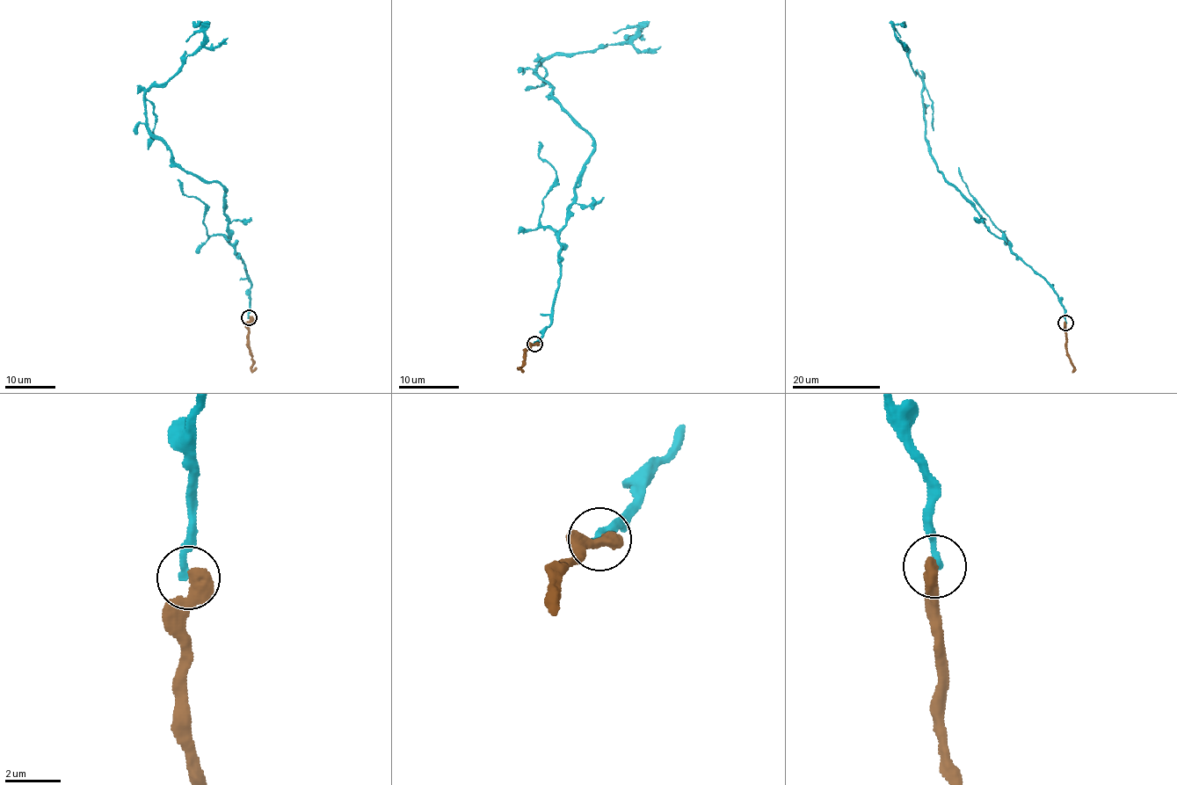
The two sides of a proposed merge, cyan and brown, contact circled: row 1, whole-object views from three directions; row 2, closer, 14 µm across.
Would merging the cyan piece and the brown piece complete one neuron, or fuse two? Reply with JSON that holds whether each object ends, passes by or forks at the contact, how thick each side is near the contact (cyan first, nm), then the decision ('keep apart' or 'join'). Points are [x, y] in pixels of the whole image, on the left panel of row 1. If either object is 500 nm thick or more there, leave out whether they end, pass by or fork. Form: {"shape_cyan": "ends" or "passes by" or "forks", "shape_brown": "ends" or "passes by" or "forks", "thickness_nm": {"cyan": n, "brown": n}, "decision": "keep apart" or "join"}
{"thickness_nm": {"cyan": 200, "brown": 550}, "decision": "keep apart"}

